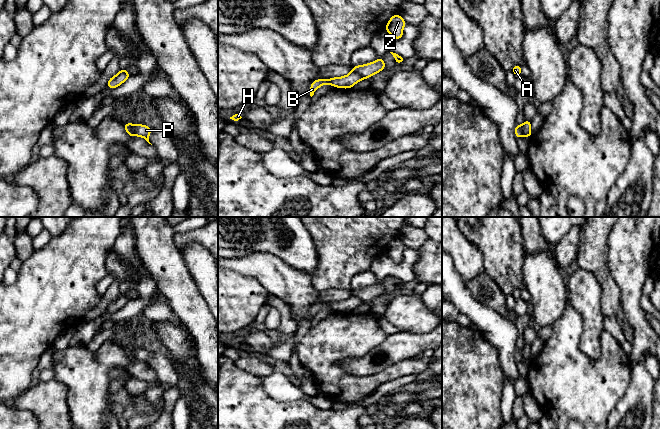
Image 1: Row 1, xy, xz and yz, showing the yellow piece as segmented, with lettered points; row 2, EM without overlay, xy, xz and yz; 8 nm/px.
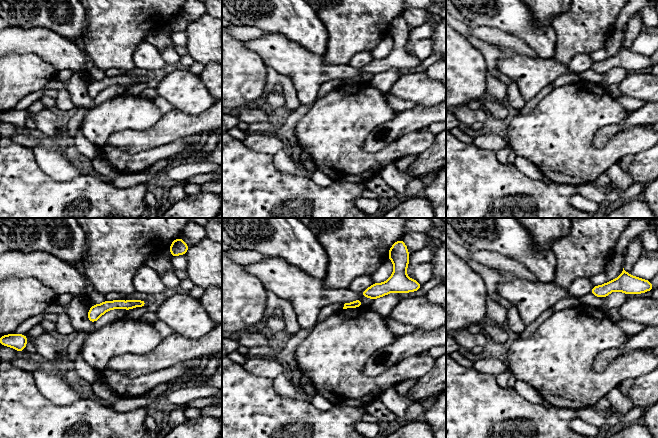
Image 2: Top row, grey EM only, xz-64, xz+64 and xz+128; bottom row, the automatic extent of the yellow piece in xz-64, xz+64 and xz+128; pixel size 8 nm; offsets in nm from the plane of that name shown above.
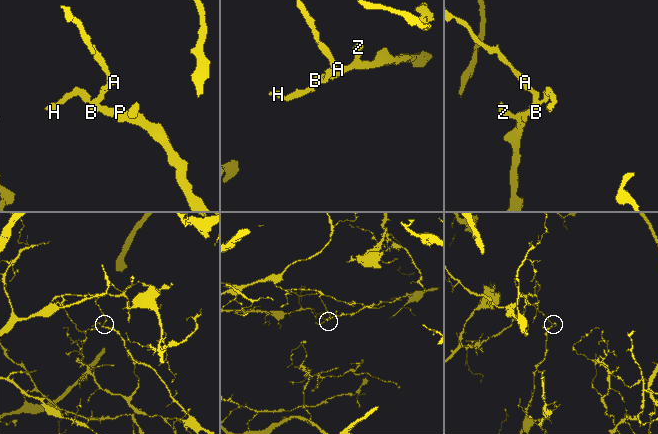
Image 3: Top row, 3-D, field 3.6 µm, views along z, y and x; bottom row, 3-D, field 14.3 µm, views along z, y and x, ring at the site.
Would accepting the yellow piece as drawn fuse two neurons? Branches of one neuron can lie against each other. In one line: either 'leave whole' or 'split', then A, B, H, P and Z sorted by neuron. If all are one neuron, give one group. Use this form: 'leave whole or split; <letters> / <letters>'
split; A B H / P Z

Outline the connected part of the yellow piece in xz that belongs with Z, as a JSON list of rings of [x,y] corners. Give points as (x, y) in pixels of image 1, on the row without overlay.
[[[397,237],[389,243],[384,254],[392,259],[393,262],[400,264],[403,260],[403,252],[406,249],[406,245]]]

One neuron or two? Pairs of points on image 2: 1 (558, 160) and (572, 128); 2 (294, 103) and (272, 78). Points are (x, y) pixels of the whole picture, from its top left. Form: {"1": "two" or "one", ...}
{"1": "one", "2": "one"}

